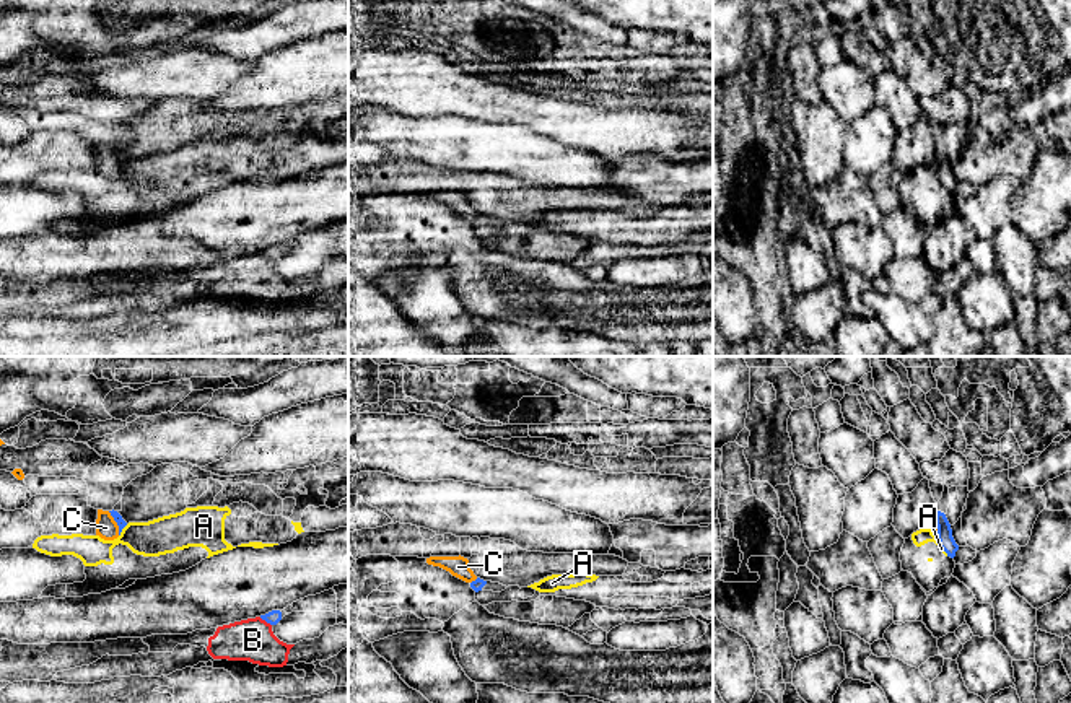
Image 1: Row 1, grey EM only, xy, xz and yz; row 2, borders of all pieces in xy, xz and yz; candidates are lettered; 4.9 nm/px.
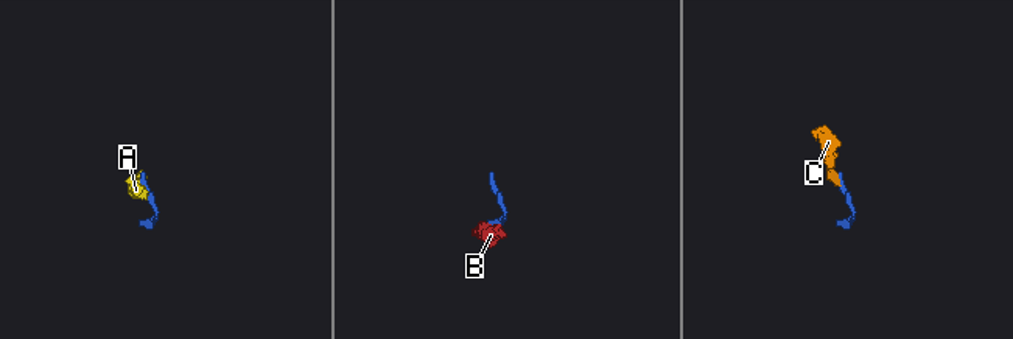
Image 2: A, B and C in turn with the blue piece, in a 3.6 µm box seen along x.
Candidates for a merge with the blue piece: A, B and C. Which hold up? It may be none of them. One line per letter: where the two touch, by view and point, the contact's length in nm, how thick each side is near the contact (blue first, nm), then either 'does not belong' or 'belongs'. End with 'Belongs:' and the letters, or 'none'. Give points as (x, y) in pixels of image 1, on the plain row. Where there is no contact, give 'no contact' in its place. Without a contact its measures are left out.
A: contact xy (121, 166); length 80 nm; calibres 50 and 190 nm; does not belong
B: contact xy (266, 256); length 80 nm; calibres 70 and 220 nm; does not belong
C: contact xy (116, 157); length 130 nm; calibres 50 and 110 nm; belongs
Belongs: C

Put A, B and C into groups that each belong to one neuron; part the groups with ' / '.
A / B / C

